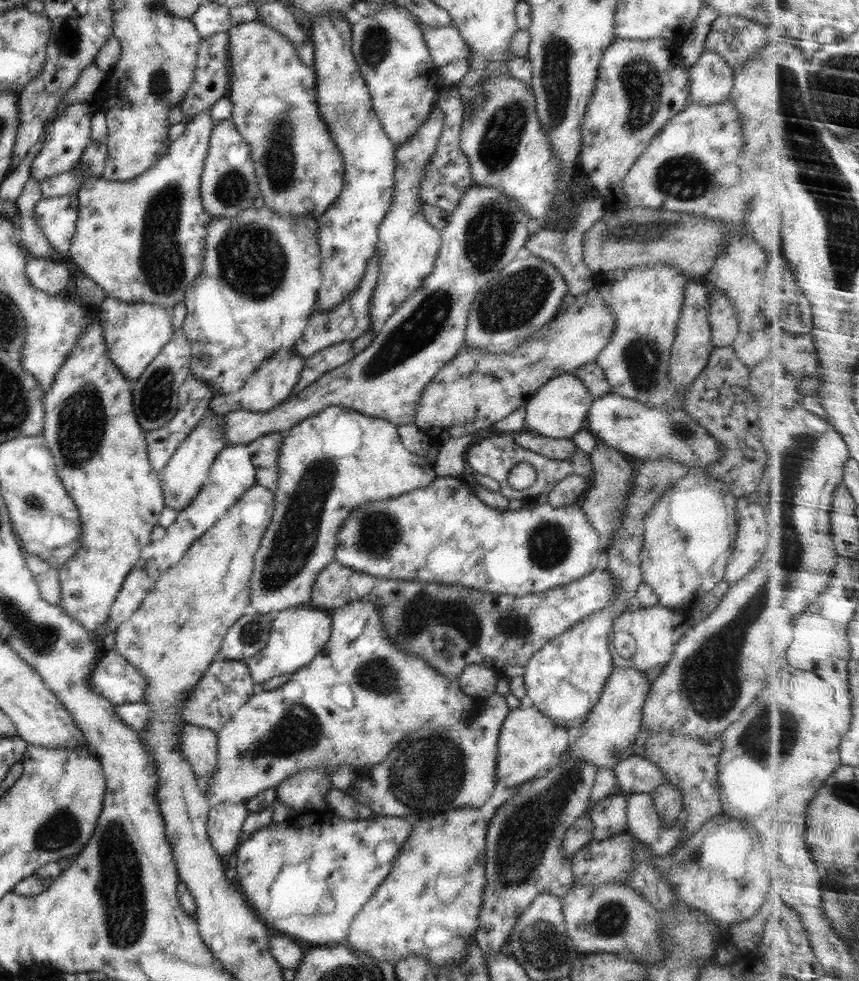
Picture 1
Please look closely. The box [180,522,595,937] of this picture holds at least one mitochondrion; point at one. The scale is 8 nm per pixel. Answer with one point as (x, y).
(525, 834)

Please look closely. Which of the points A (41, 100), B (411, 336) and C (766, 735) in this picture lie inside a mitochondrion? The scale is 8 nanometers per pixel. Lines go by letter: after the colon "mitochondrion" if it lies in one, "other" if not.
A: other
B: mitochondrion
C: mitochondrion

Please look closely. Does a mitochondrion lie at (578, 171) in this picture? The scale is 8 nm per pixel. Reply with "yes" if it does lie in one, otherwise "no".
no

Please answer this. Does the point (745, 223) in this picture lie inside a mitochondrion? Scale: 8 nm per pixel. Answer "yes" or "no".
no

